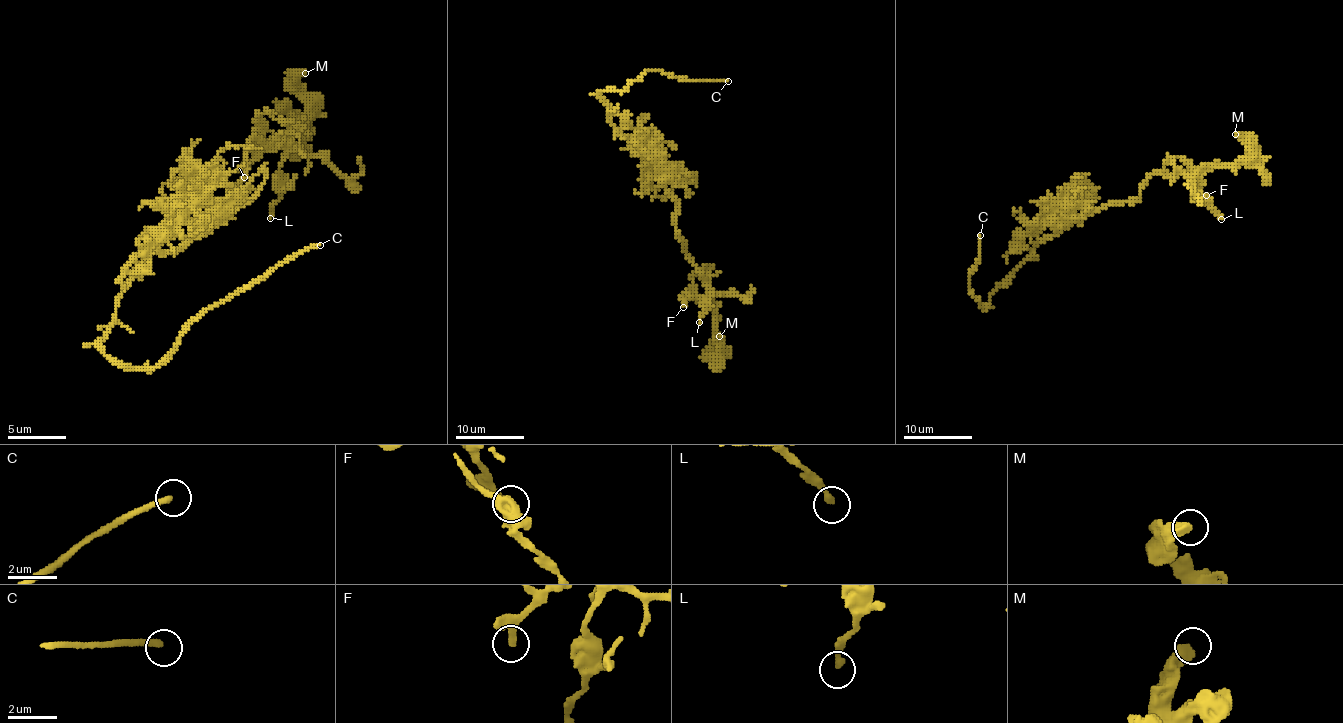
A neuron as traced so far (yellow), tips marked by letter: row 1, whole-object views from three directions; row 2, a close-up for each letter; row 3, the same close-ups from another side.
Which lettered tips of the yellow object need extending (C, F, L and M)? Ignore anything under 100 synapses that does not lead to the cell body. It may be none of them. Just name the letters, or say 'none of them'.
C

